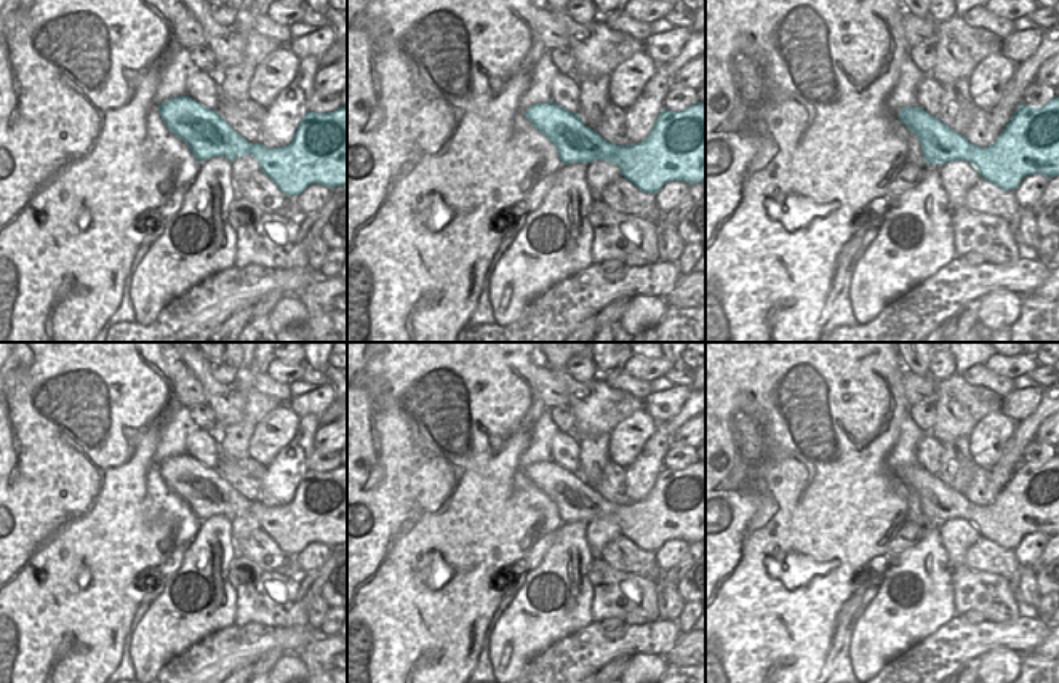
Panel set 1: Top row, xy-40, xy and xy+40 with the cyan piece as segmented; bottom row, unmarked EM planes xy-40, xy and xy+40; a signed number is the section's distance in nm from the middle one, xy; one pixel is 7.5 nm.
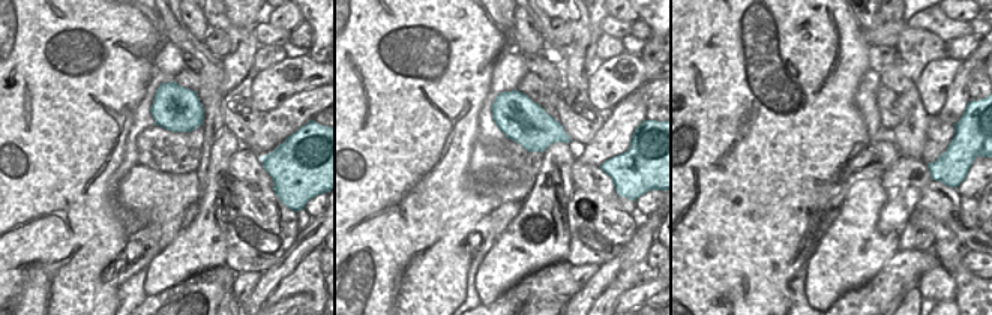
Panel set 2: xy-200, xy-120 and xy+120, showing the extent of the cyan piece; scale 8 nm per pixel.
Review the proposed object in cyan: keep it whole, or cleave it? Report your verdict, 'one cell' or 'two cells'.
one cell

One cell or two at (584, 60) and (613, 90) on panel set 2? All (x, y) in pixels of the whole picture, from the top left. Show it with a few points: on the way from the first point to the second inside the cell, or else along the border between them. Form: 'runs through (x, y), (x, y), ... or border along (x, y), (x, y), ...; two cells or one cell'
border along (598, 62), (587, 77), (586, 89); two cells

